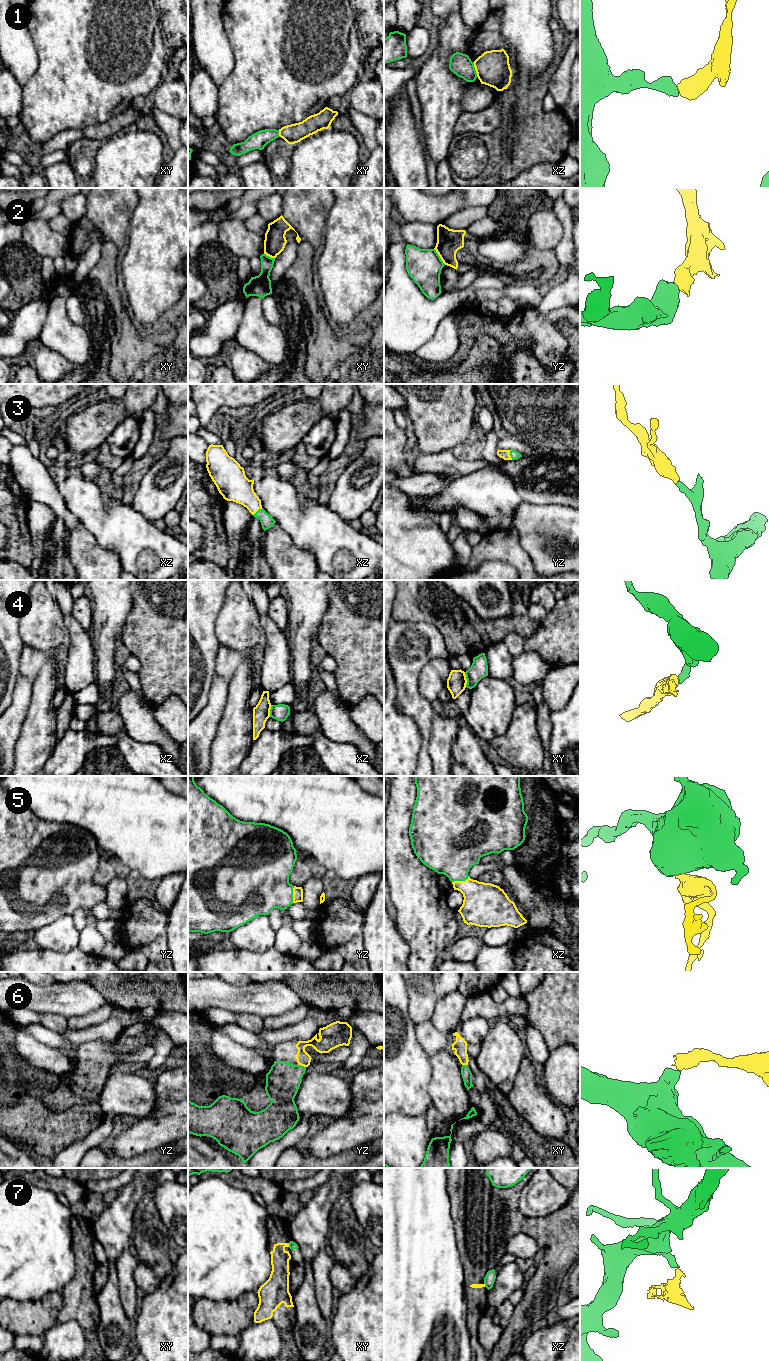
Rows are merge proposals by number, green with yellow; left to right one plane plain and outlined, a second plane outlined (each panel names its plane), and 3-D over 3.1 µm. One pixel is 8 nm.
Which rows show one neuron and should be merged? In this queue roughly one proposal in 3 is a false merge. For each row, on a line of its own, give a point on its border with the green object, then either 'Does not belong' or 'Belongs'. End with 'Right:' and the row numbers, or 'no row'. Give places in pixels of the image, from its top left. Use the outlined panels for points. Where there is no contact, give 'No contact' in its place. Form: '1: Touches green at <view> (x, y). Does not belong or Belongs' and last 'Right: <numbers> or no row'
1: Touches green at xz (474, 69). Does not belong
2: Touches green at yz (439, 256). Does not belong
3: Touches green at yz (510, 455). Belongs
4: Touches green at xy (466, 678). Does not belong
5: Touches green at xz (460, 880). Belongs
6: Touches green at yz (302, 1066). Belongs
7: Touches green at xy (289, 1245). Does not belong
Right: 3, 5, 6

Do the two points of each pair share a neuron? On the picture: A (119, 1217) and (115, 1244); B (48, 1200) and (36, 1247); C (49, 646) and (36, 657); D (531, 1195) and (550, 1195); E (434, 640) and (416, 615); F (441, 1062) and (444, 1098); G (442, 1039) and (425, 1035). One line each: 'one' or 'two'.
A: one
B: one
C: two
D: one
E: two
F: one
G: one

